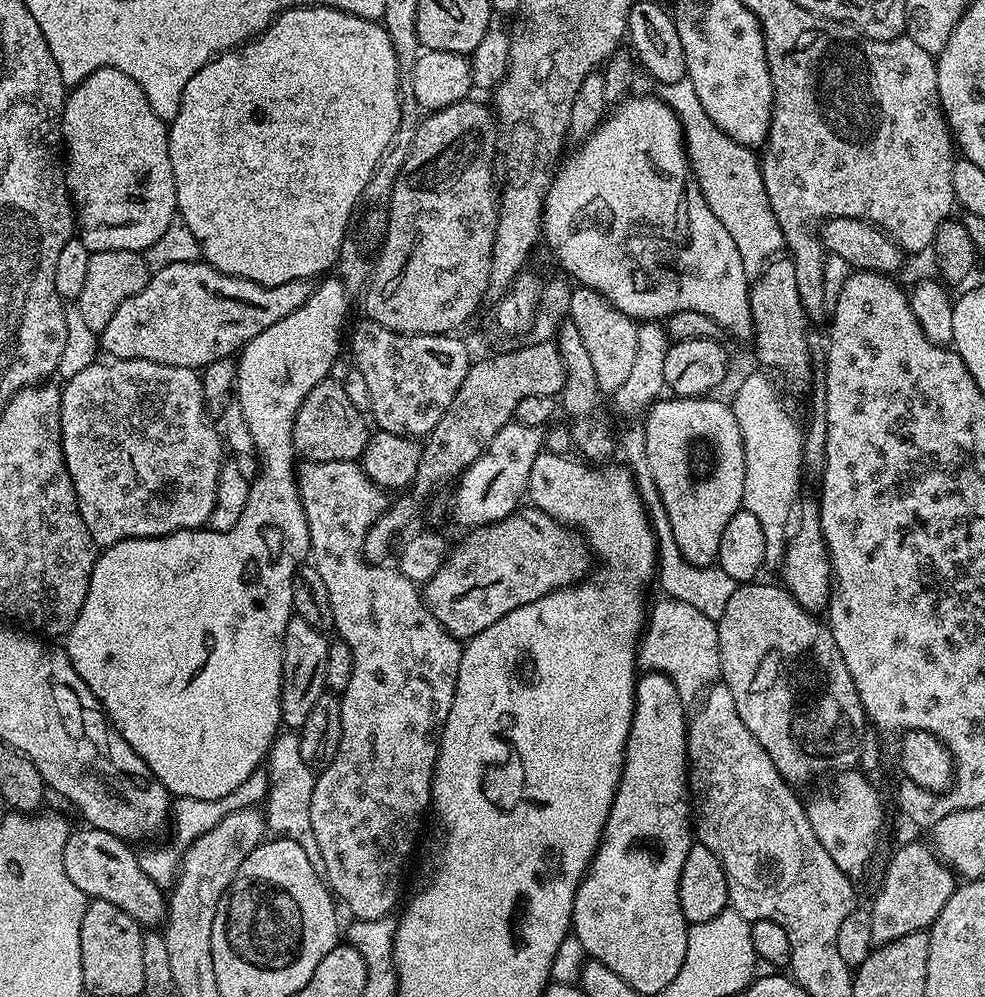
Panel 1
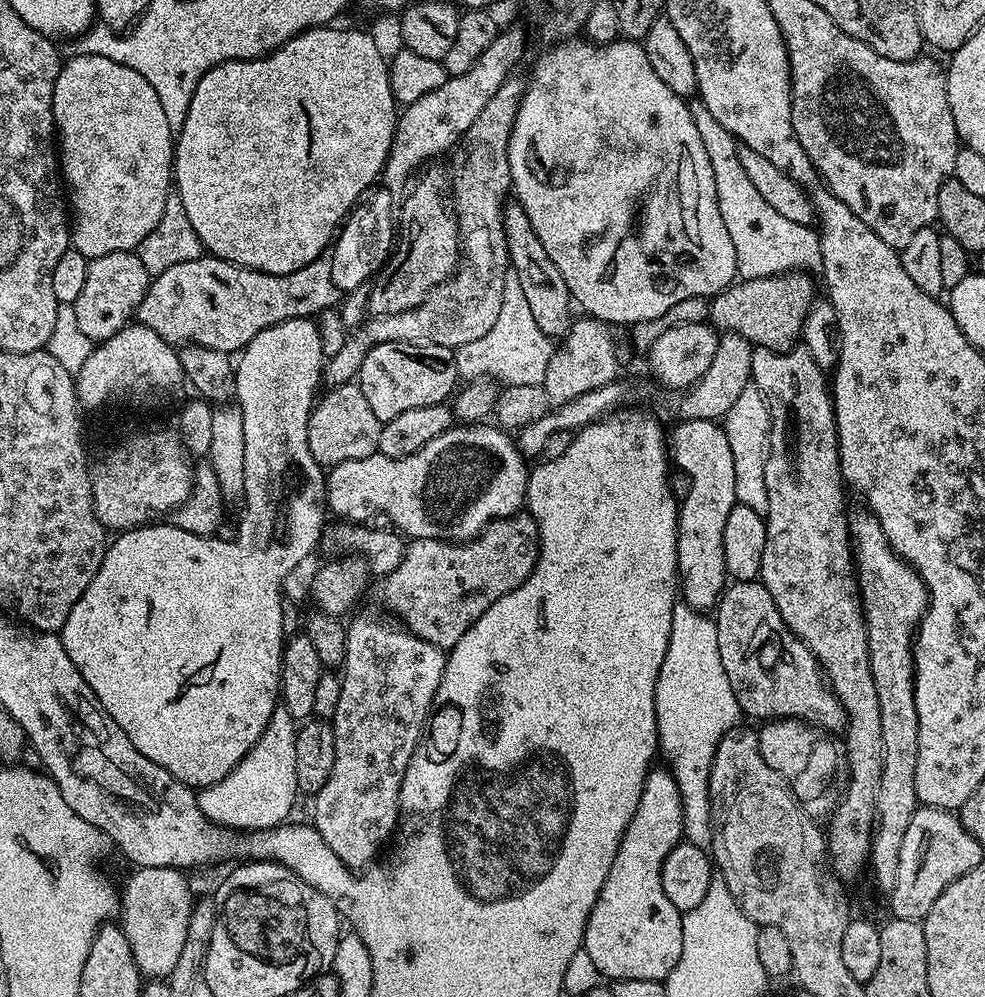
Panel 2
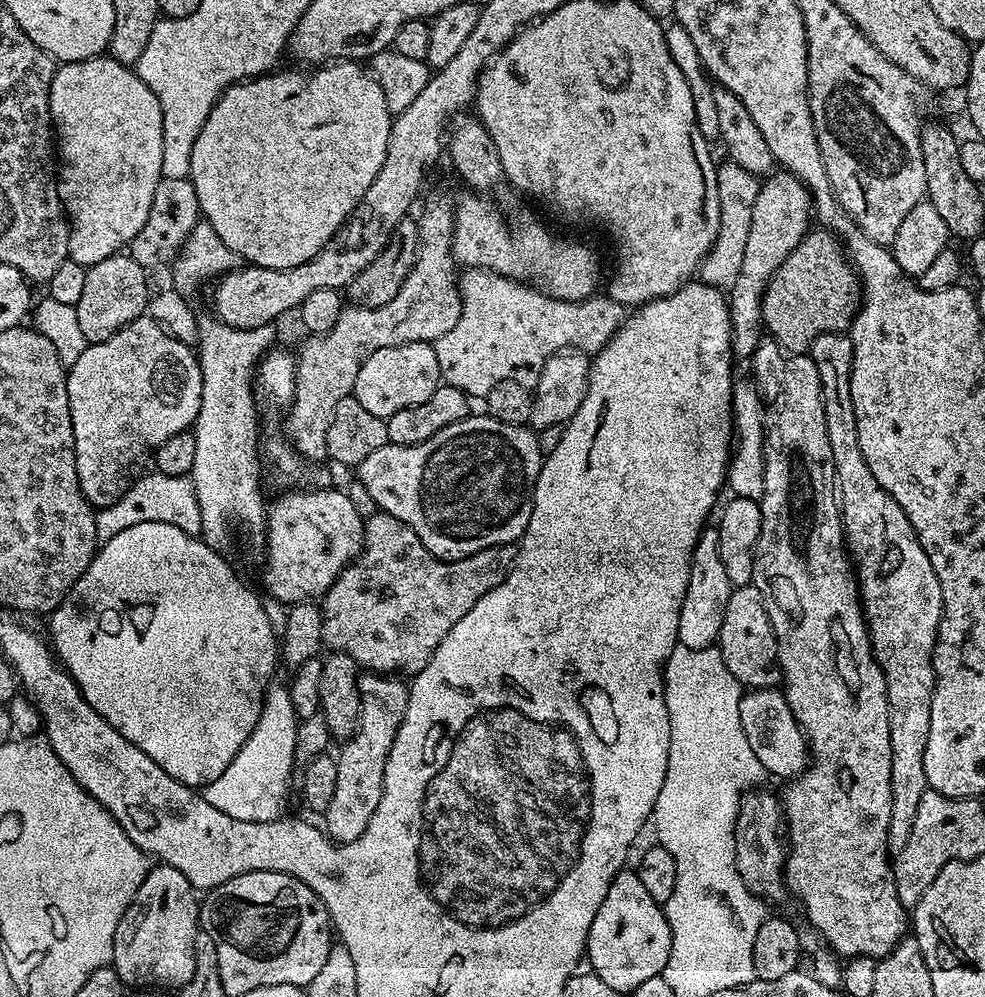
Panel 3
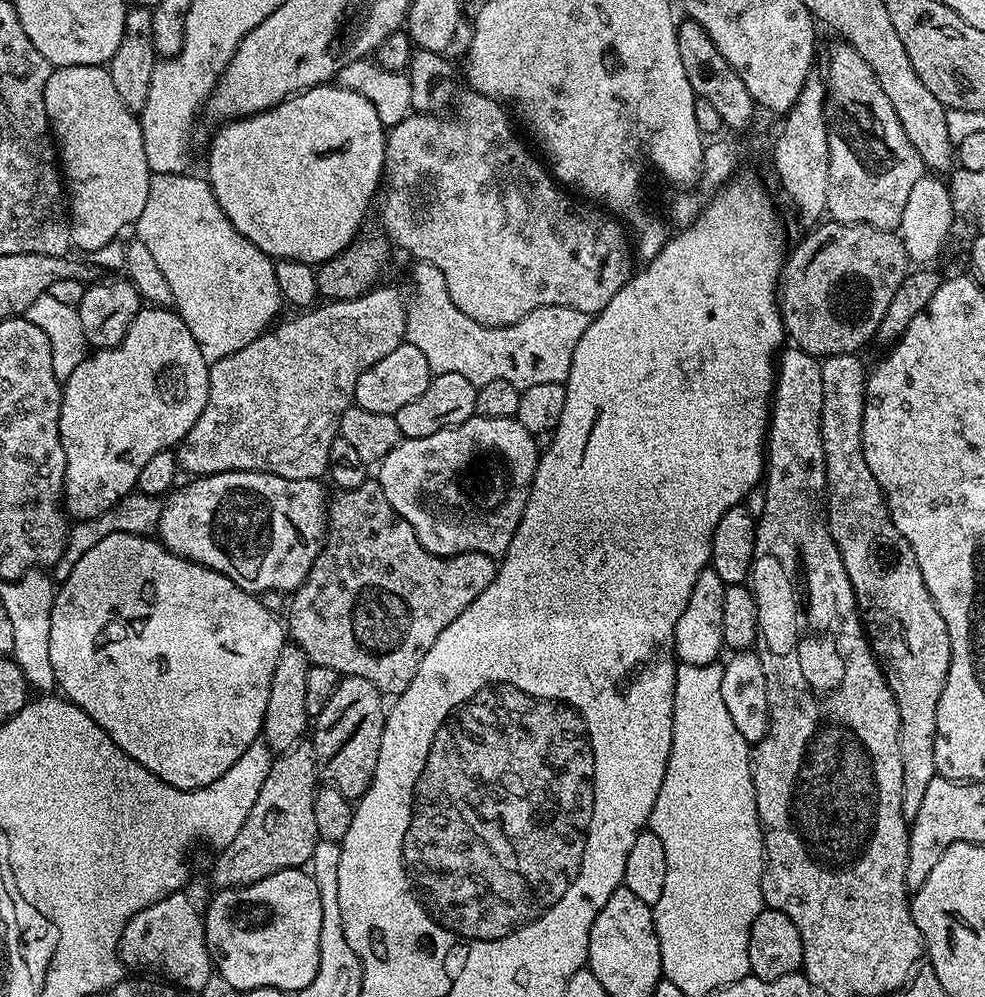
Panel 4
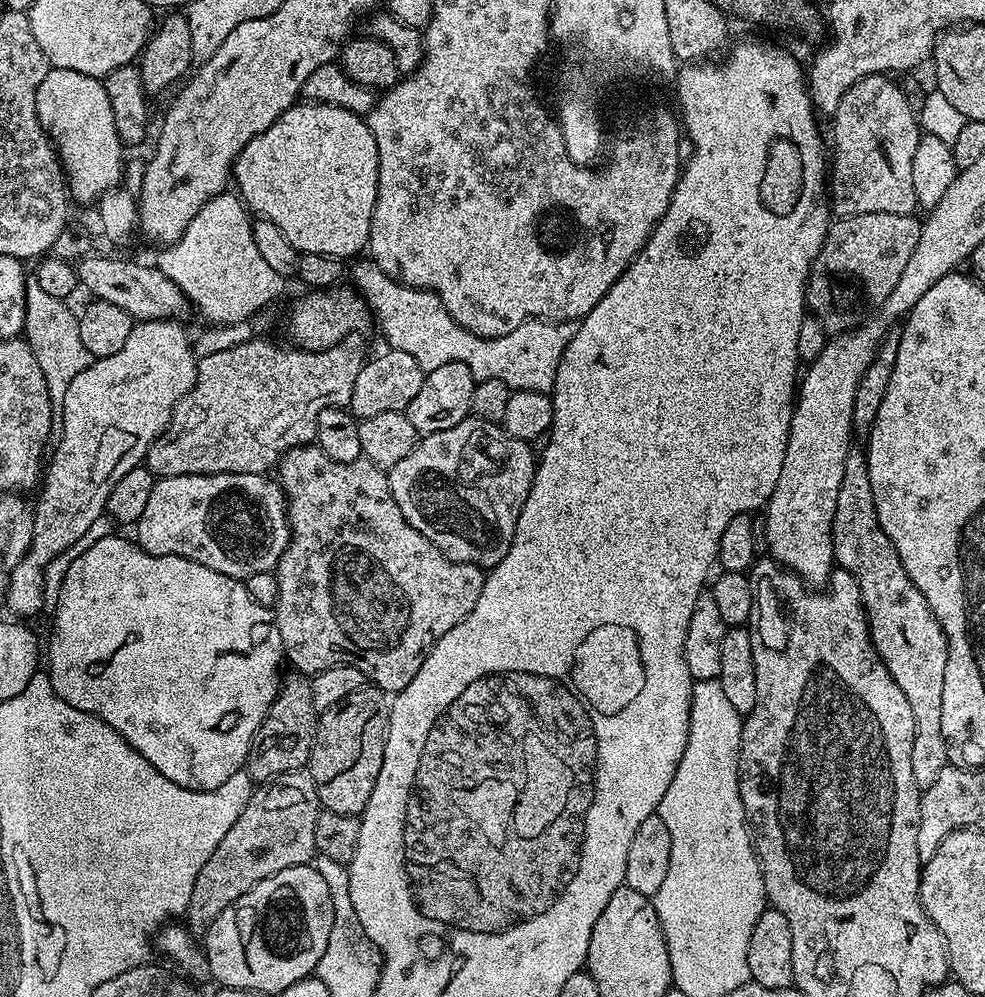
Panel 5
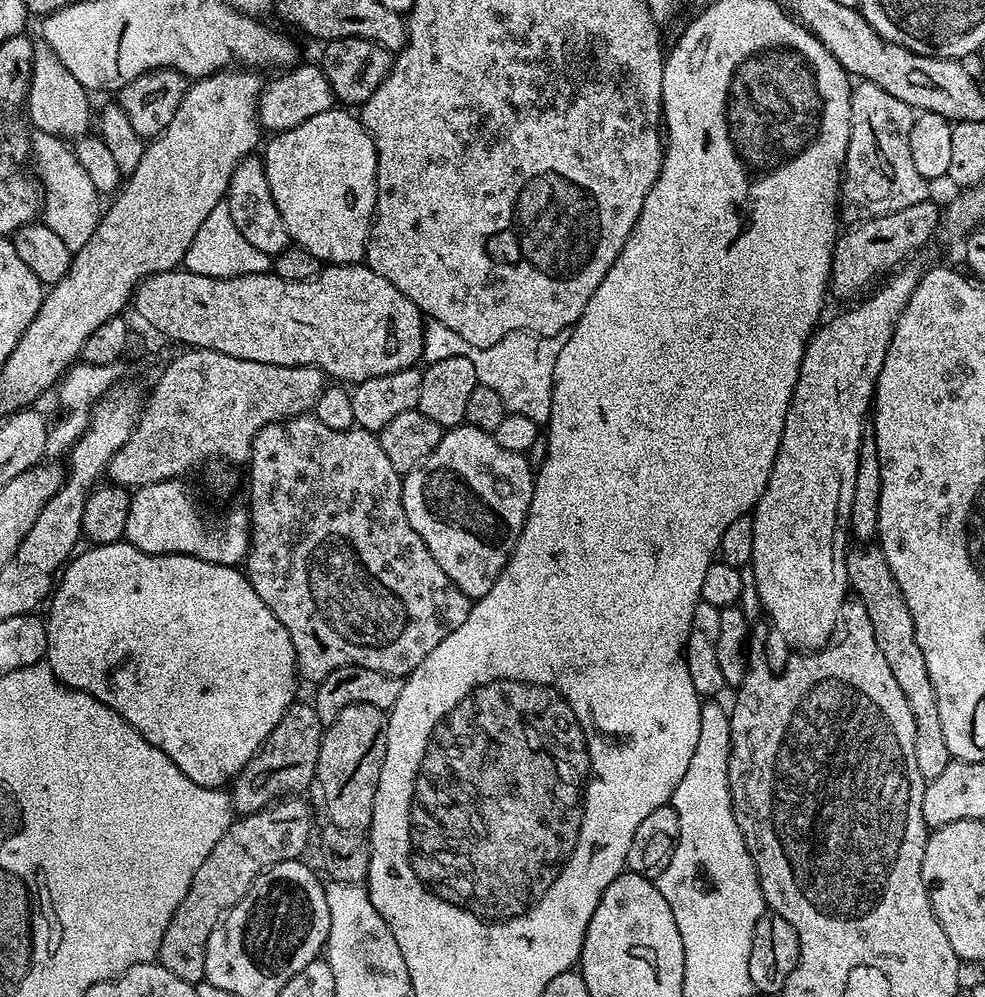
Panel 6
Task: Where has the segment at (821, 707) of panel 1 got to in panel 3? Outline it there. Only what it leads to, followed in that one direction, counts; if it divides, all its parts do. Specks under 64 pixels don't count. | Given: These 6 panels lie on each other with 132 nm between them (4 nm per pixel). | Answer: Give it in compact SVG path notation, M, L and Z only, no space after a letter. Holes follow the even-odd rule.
M752 584L732 589L726 602L726 614L722 614L718 647L722 662L726 662L726 670L730 670L745 689L776 688L781 683L774 630L770 626L762 594Z

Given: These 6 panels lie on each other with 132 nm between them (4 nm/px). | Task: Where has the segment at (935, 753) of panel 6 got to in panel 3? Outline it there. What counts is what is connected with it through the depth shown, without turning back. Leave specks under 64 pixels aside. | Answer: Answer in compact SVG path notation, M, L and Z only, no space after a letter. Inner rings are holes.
M827 332L818 334L818 338L812 340L810 355L814 366L818 366L818 378L822 382L822 406L826 410L826 438L830 438L830 451L834 453L834 474L836 475L836 498L840 501L840 521L844 527L844 542L848 550L849 557L854 565L854 571L860 590L862 601L862 611L864 622L868 630L868 641L872 644L872 652L876 656L878 666L886 678L886 698L888 699L888 717L890 718L890 790L892 791L892 809L890 810L890 822L888 823L888 850L895 854L906 846L906 838L910 838L910 830L914 826L914 814L918 814L918 801L922 799L922 794L929 791L926 782L926 766L924 765L924 755L926 754L926 742L930 738L930 702L934 694L936 685L936 675L932 665L932 655L936 649L936 632L940 629L940 617L944 615L944 603L942 602L942 586L938 582L938 574L934 574L934 566L930 566L930 558L926 558L926 550L918 542L914 530L910 526L910 518L894 502L894 498L870 474L870 466L866 466L866 458L862 458L862 446L858 446L858 418L854 418L854 398L850 398L850 374L852 373L852 359L854 358L854 346L851 335L842 332Z

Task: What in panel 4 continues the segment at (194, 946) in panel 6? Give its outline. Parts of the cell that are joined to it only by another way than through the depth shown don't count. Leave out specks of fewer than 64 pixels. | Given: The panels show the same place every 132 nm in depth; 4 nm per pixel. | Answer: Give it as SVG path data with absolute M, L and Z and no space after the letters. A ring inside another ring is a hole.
M311 743L295 744L290 751L277 755L270 774L266 774L266 782L262 782L262 790L258 790L258 802L254 802L242 830L234 834L234 842L219 849L217 856L220 857L212 866L215 887L242 888L287 868L304 868L320 840L314 822L317 787L316 752Z

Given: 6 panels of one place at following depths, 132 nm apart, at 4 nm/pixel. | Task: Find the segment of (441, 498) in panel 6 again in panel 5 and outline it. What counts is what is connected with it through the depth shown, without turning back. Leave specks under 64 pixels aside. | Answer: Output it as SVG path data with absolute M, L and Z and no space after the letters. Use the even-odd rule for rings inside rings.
M469 414L462 422L458 422L458 426L450 426L450 430L438 430L434 434L424 436L417 443L416 448L410 450L410 454L406 454L406 458L402 458L402 462L398 462L391 468L388 472L388 481L390 490L394 494L394 502L398 502L398 510L402 510L406 522L410 522L410 526L414 526L414 530L418 530L426 538L430 538L430 542L434 542L434 546L438 546L438 550L442 550L442 554L446 554L448 560L453 564L477 564L480 568L490 570L498 562L502 562L502 558L506 558L506 550L510 550L510 542L514 538L514 530L518 526L518 514L530 494L530 486L534 482L537 463L537 457L534 455L529 441L519 440L508 435L499 423L479 420L476 416Z

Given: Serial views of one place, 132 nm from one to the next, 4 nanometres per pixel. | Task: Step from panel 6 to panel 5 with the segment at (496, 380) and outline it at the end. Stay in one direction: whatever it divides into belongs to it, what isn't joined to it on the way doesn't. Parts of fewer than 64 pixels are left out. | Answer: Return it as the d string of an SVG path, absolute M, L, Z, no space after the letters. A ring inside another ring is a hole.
M360 258L356 264L350 268L350 276L354 281L354 287L364 298L364 303L370 306L371 315L380 322L380 328L384 331L384 336L388 339L389 349L397 348L406 354L410 354L418 361L418 366L427 374L430 370L438 370L438 366L446 366L448 360L462 360L470 366L472 376L476 380L486 378L498 378L506 382L506 386L515 391L534 390L535 392L551 393L556 387L556 375L562 354L576 333L577 321L562 320L553 322L533 318L525 320L518 326L518 330L510 330L510 334L501 336L479 336L470 330L466 330L442 306L442 302L433 292L428 292L424 288L411 288L408 284L401 284L399 280L388 276L376 265L376 261L371 258Z

